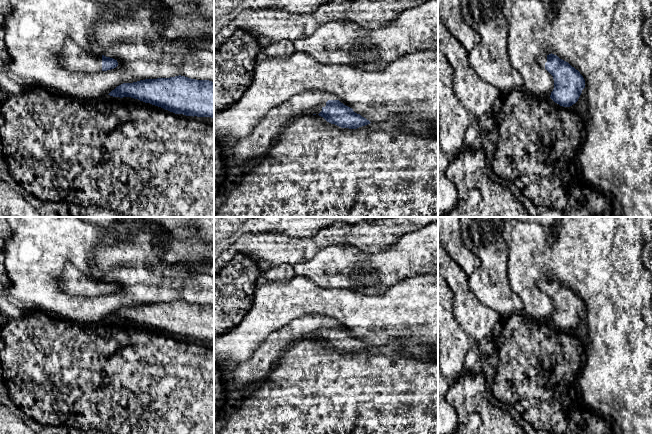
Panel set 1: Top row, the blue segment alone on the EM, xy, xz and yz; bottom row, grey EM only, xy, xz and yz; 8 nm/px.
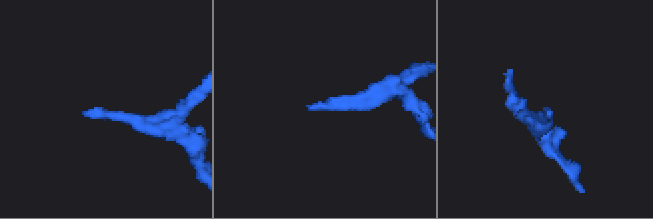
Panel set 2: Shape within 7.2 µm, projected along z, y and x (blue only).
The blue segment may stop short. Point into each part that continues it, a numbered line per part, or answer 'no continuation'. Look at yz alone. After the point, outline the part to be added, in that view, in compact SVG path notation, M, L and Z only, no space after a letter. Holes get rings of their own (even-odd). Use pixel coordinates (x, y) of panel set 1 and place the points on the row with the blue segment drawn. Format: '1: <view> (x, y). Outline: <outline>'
1: yz (542, 60). Outline: M542 55L538 57L538 63L542 68L545 69L545 63L547 62L547 55Z

